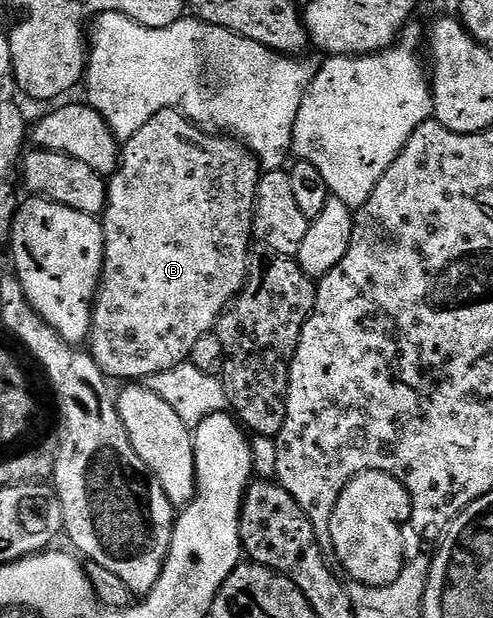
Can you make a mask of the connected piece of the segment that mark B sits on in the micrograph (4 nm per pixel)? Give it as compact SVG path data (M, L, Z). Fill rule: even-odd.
M178 111L156 113L148 121L148 125L144 125L144 129L125 140L120 151L118 167L114 174L109 176L106 184L108 201L106 210L100 216L104 233L104 265L98 295L94 299L94 312L90 318L88 350L103 375L111 380L145 381L149 375L164 373L176 365L187 362L192 353L192 344L199 337L209 335L215 330L218 318L225 313L227 307L241 293L242 286L246 284L246 266L252 250L254 202L259 178L258 160L244 144L221 133L204 131L189 119L185 119Z

